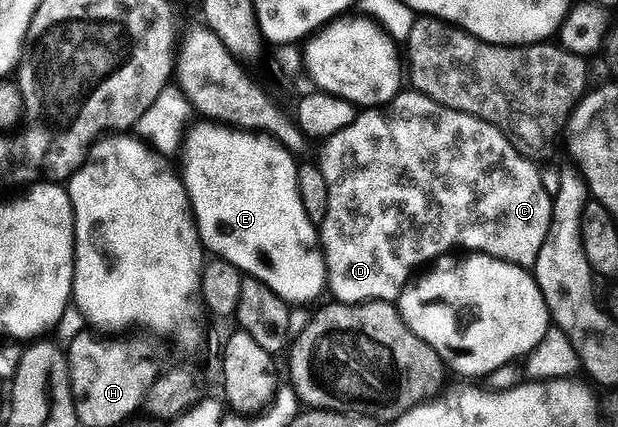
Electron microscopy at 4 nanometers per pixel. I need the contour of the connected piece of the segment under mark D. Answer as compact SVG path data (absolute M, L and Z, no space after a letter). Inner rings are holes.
M410 88L397 93L394 99L383 106L360 109L356 113L353 124L348 124L345 128L341 128L341 132L333 132L333 136L322 139L320 146L323 147L319 150L317 165L321 176L325 178L327 202L323 217L317 222L318 246L322 251L325 286L329 294L331 290L330 297L336 302L374 302L378 300L392 303L398 299L399 291L416 273L417 268L433 262L436 258L442 258L443 255L455 251L484 254L491 250L495 252L499 246L499 244L495 244L499 234L495 234L491 230L499 230L499 228L491 228L491 224L489 226L483 224L481 218L477 216L477 186L481 188L481 178L527 178L534 173L532 169L524 166L528 155L516 149L507 135L493 124L489 124L472 114L457 112L453 108L445 108L441 104L437 104L437 100L429 100L429 96L419 94Z

